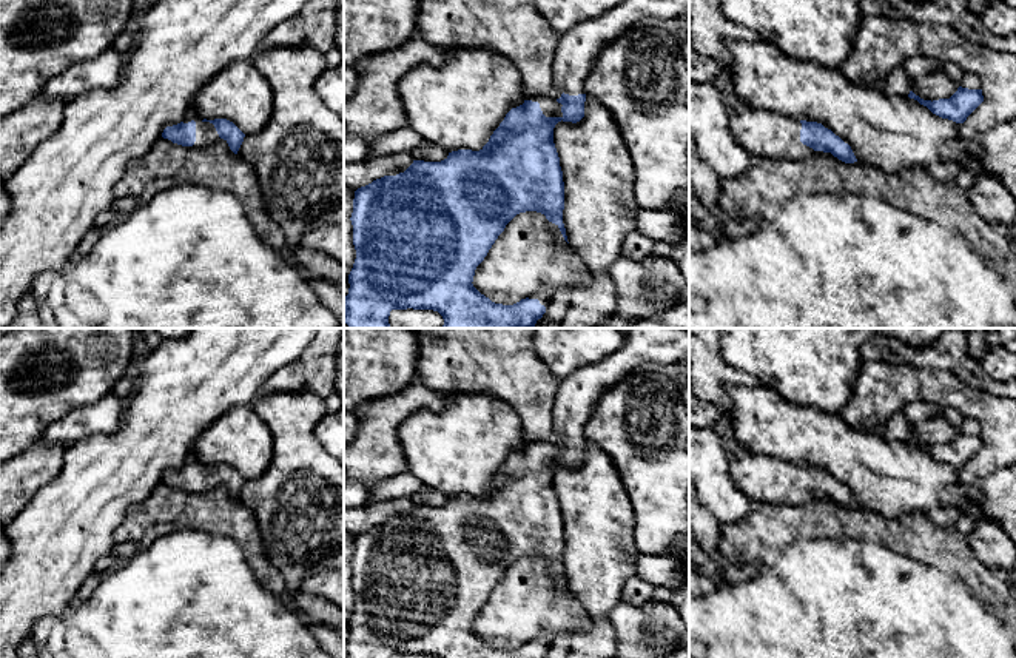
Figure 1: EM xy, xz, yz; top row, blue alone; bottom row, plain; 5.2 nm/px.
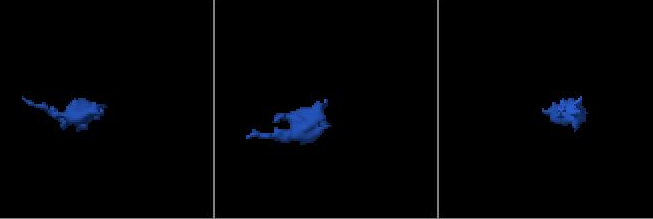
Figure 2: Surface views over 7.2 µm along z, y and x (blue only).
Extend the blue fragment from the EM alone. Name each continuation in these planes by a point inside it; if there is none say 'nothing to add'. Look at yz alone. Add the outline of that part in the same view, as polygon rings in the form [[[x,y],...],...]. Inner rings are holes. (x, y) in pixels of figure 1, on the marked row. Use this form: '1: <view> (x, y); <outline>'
1: yz (760, 133); [[[746,108],[743,112],[731,111],[731,129],[738,145],[754,157],[763,159],[802,159],[814,149],[800,142],[802,123],[777,112]]]

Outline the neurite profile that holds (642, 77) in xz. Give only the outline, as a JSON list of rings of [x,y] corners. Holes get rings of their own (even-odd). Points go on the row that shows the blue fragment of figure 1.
[[[646,23],[629,28],[600,51],[584,92],[609,109],[620,129],[637,173],[638,206],[664,211],[669,199],[689,185],[689,69],[680,39]]]

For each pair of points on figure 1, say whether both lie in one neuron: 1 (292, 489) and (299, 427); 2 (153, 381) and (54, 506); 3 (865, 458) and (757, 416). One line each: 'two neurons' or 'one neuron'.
1: one neuron
2: one neuron
3: one neuron

